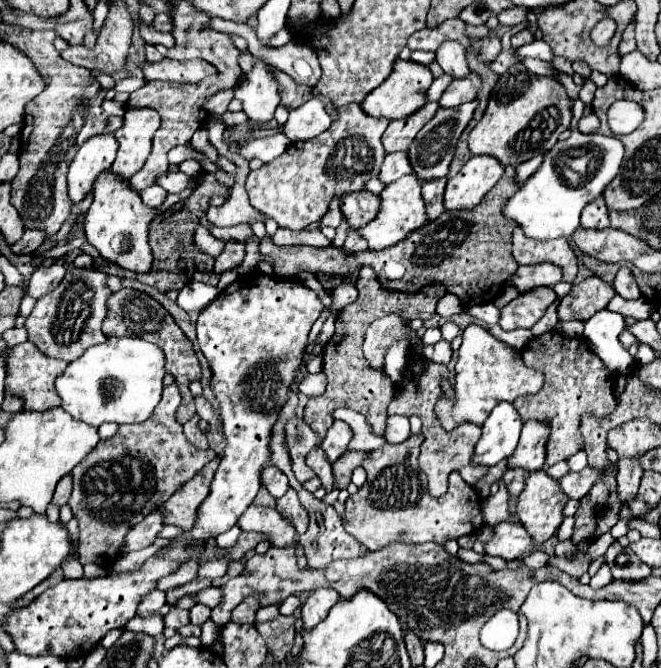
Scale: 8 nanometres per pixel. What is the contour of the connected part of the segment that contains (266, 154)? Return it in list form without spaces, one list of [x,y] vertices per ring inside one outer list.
[[[272,134],[266,138],[248,138],[242,146],[240,146],[240,156],[244,156],[248,162],[252,158],[258,158],[262,162],[272,162],[274,158],[278,158],[286,146],[290,142],[286,142],[284,134]]]

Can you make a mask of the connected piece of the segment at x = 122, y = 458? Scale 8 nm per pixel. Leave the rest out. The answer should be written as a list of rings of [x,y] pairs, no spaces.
[[[174,384],[164,388],[160,404],[146,422],[120,426],[112,438],[100,440],[96,448],[72,470],[74,486],[68,506],[80,524],[78,558],[82,564],[114,560],[118,550],[122,550],[122,538],[130,526],[156,510],[160,502],[178,490],[180,484],[188,482],[204,464],[216,458],[214,450],[200,450],[186,440],[182,426],[174,422],[178,404],[178,388]]]

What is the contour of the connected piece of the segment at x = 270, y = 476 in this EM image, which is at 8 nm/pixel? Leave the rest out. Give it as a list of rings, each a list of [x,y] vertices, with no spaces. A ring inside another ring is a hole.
[[[266,466],[260,474],[260,484],[270,492],[272,498],[280,498],[286,494],[286,488],[288,488],[288,480],[286,476],[278,470],[278,468],[272,468],[272,466]]]

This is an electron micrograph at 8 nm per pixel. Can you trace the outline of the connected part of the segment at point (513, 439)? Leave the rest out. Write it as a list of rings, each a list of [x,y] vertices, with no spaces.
[[[500,402],[482,426],[482,436],[470,458],[472,466],[494,466],[506,460],[518,446],[522,420],[510,402]]]

